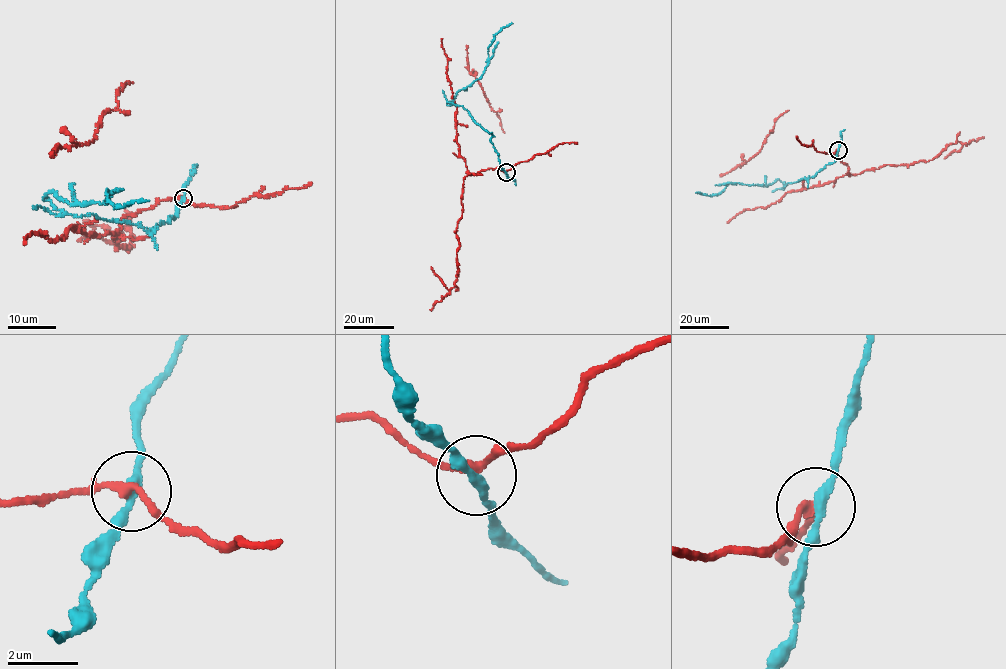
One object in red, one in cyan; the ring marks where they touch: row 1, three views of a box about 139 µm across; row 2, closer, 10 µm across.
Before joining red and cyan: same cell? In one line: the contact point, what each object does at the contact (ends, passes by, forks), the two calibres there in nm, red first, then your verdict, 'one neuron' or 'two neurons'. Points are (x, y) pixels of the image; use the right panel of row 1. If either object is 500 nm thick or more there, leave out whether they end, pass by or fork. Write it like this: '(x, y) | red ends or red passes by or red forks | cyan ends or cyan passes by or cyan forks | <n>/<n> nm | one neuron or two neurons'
(838, 150) | red passes by | cyan passes by | 220/260 nm | two neurons

